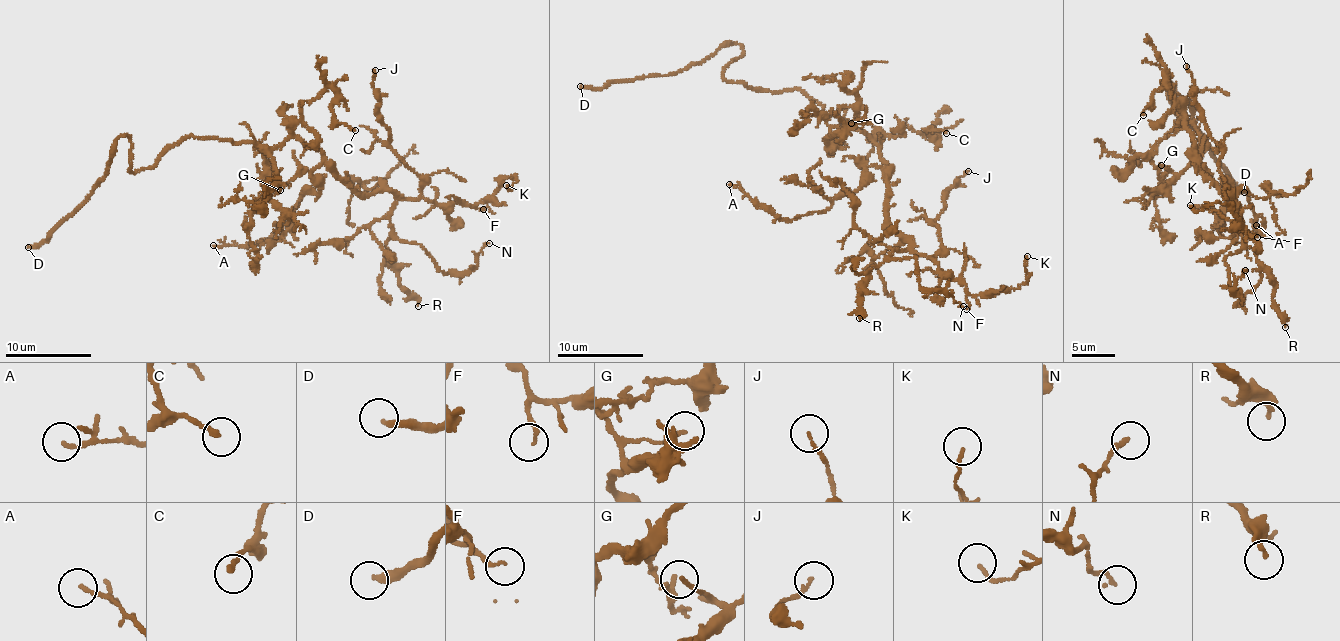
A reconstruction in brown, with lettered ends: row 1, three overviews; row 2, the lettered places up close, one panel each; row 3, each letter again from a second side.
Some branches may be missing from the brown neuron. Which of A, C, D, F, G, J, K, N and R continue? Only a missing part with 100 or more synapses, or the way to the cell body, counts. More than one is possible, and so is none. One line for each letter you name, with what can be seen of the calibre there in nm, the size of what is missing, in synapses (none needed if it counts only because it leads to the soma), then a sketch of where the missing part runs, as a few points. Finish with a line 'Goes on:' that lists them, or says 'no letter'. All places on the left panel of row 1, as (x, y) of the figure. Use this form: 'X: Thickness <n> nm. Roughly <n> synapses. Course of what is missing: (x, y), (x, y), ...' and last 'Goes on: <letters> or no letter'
D: Thickness 260 nm
Goes on: D

